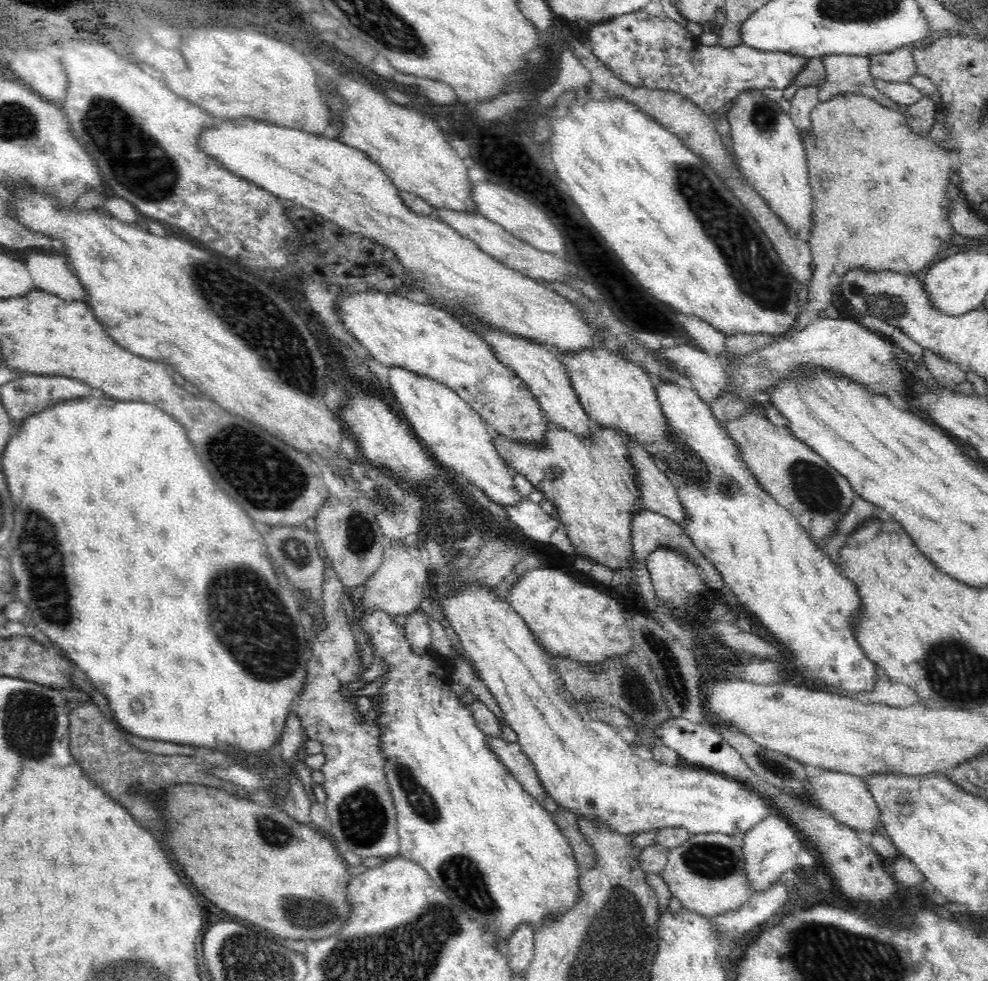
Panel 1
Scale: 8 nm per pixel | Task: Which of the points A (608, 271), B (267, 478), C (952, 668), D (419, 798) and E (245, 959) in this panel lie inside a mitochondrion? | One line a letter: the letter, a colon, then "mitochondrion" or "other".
A: other
B: mitochondrion
C: mitochondrion
D: mitochondrion
E: mitochondrion

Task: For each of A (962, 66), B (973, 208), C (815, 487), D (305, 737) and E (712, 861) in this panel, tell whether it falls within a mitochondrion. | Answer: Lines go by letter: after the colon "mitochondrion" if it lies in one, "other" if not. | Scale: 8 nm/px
A: other
B: other
C: mitochondrion
D: other
E: mitochondrion

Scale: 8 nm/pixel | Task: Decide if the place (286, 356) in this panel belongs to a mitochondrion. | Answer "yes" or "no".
yes

